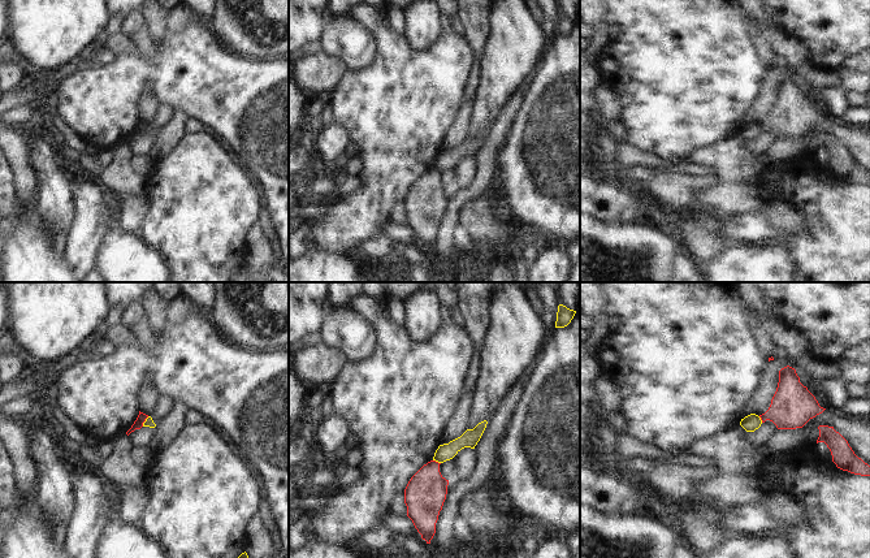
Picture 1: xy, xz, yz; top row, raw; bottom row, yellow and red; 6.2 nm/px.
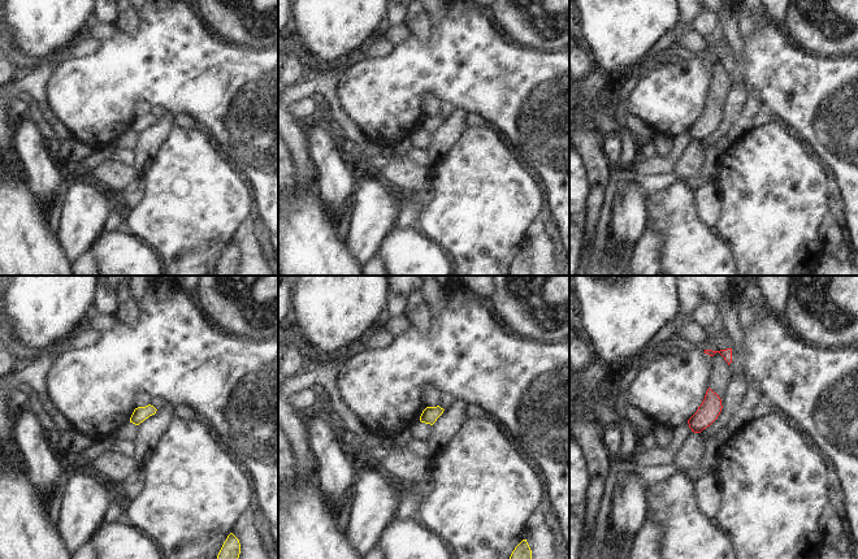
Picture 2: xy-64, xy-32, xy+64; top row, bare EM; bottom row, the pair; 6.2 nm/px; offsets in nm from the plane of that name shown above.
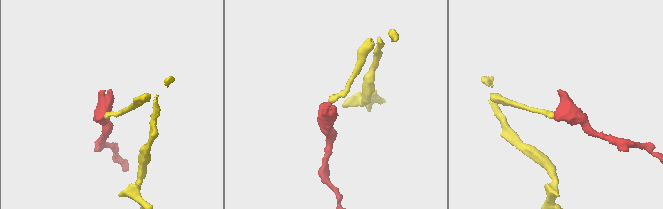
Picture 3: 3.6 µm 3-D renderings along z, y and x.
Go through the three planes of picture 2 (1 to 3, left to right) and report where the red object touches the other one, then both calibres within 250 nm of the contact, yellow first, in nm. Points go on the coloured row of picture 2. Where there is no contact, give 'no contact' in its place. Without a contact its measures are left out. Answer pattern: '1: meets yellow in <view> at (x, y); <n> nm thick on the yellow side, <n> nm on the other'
1: no contact
2: no contact
3: no contact

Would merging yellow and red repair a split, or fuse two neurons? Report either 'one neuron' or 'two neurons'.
two neurons

